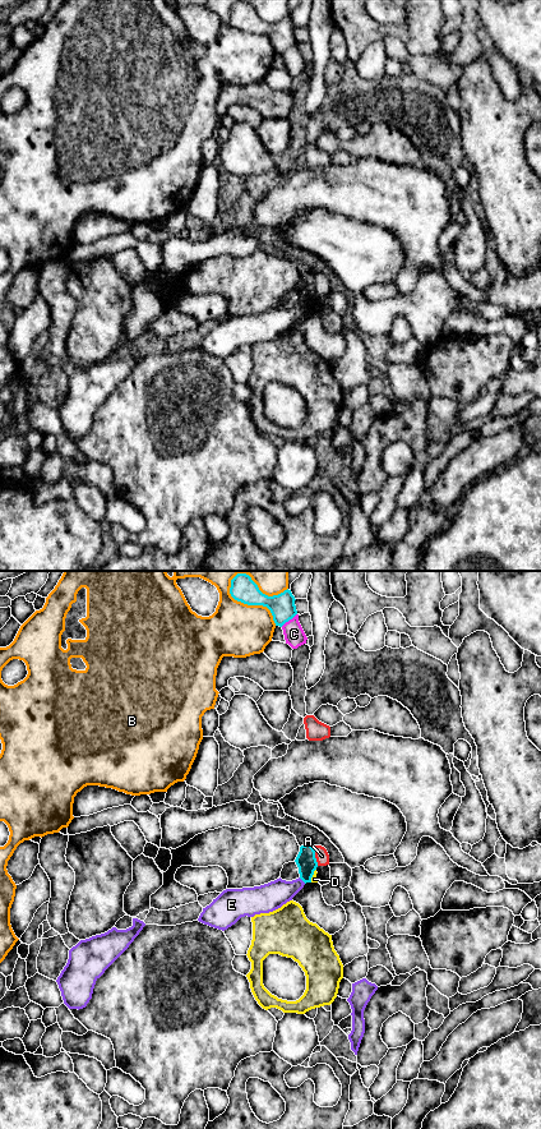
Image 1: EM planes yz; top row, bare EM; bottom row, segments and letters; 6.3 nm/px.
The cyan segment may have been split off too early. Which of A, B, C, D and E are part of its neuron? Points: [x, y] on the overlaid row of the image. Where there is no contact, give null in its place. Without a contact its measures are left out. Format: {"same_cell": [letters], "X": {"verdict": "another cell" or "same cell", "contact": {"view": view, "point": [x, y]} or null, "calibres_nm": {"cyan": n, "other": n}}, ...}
{"same_cell": [], "A": {"verdict": "another cell", "contact": {"view": "yz", "point": [314, 856]}, "calibres_nm": {"cyan": 130, "other": 90}}, "B": {"verdict": "another cell", "contact": {"view": "yz", "point": [246, 603]}, "calibres_nm": {"cyan": 160, "other": 340}}, "C": {"verdict": "another cell", "contact": {"view": "yz", "point": [289, 620]}, "calibres_nm": {"cyan": 160, "other": 130}}, "D": {"verdict": "another cell", "contact": {"view": "yz", "point": [313, 874]}, "calibres_nm": {"cyan": 130, "other": 40}}, "E": {"verdict": "another cell", "contact": {"view": "yz", "point": [303, 880]}, "calibres_nm": {"cyan": 130, "other": 180}}}

